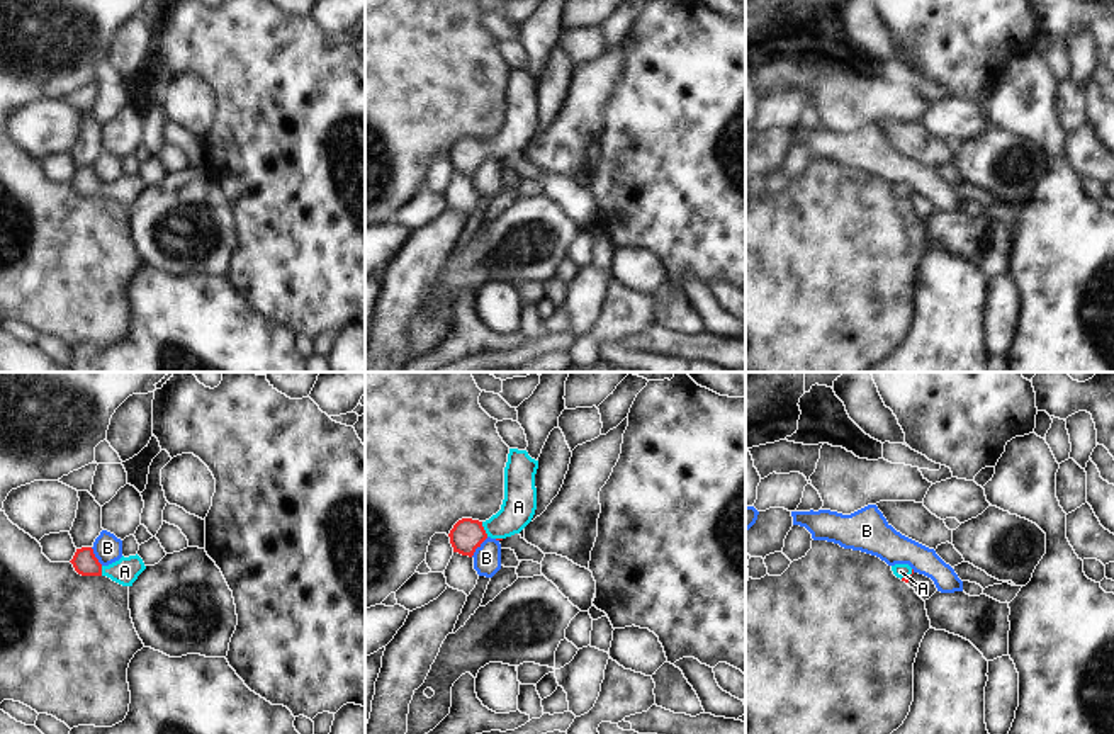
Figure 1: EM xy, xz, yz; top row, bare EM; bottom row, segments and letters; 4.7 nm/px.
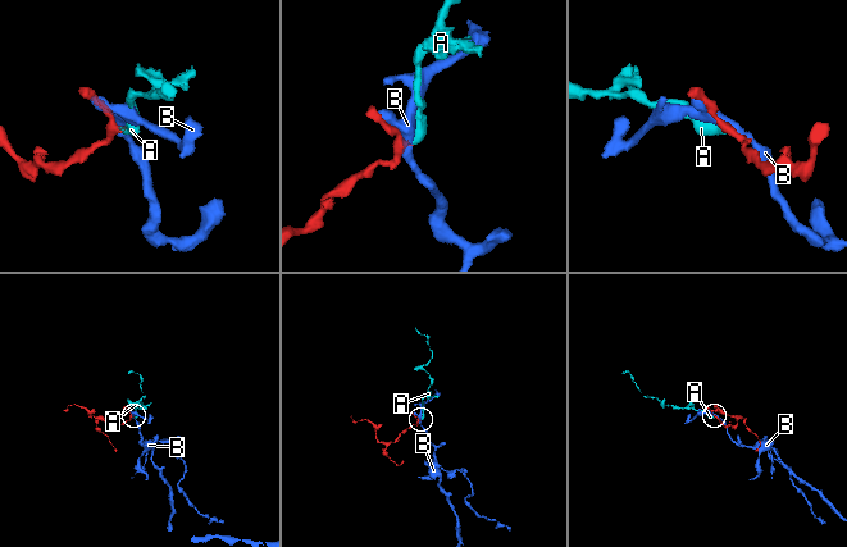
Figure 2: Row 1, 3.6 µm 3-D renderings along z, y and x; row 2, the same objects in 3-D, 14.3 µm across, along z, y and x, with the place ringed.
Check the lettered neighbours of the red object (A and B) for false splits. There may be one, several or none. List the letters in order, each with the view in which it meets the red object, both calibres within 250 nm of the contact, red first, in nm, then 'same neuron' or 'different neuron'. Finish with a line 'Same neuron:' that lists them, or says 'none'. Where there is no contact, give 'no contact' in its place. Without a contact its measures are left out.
A: contact in xz; calibres 150 and 160 nm; same neuron
B: contact in xz; calibres 150 and 130 nm; different neuron
Same neuron: A

